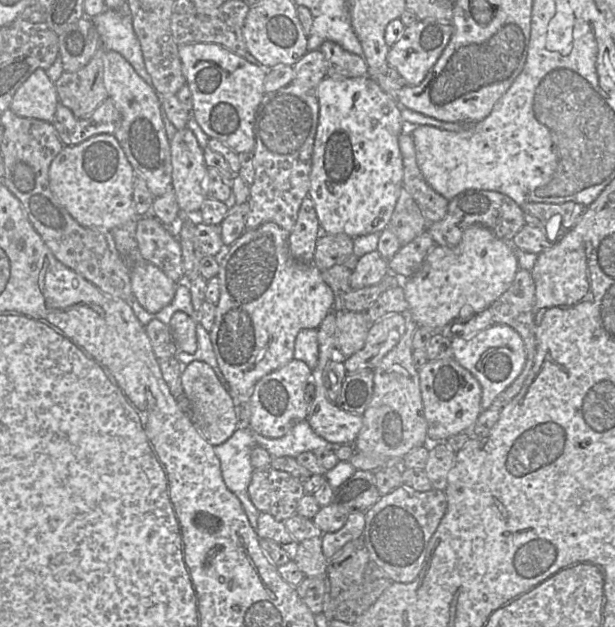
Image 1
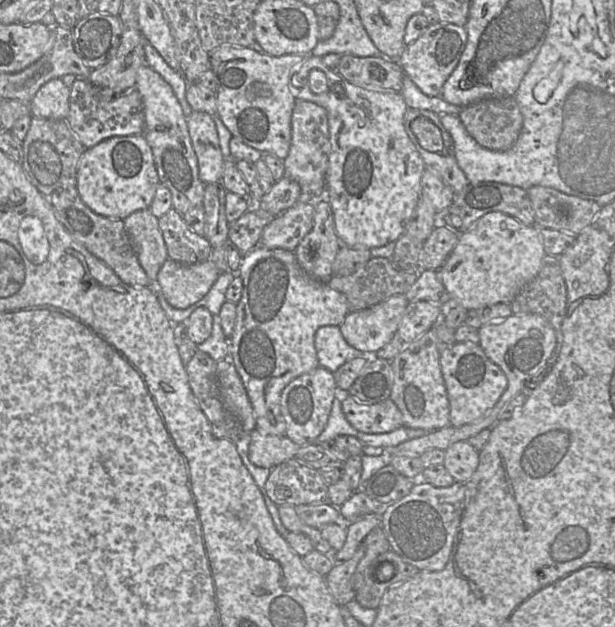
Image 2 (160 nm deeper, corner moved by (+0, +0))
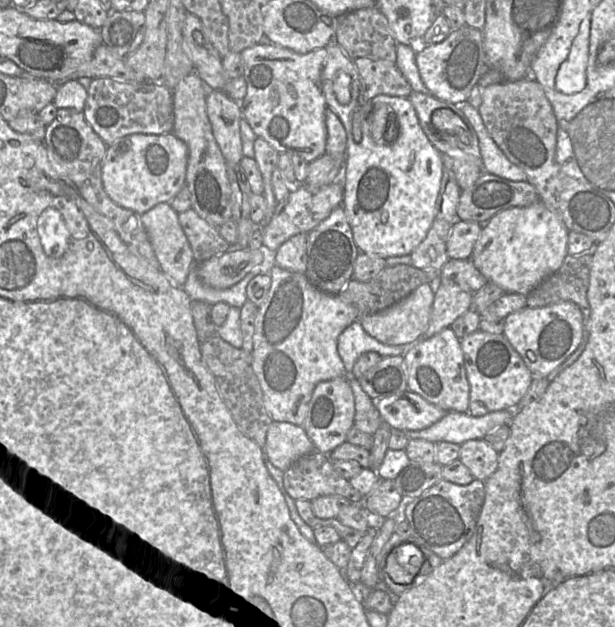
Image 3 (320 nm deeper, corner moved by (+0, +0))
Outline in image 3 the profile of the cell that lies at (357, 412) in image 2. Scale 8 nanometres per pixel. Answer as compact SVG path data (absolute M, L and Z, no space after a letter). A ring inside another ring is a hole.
M408 389L374 400L374 405L383 422L402 431L425 429L448 413Z

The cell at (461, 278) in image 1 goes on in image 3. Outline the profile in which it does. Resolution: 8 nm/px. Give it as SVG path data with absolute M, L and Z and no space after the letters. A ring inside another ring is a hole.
M538 200L526 207L502 210L485 222L469 259L488 283L499 286L506 293L527 295L546 277L560 268L568 255L568 234L569 230L563 221Z

